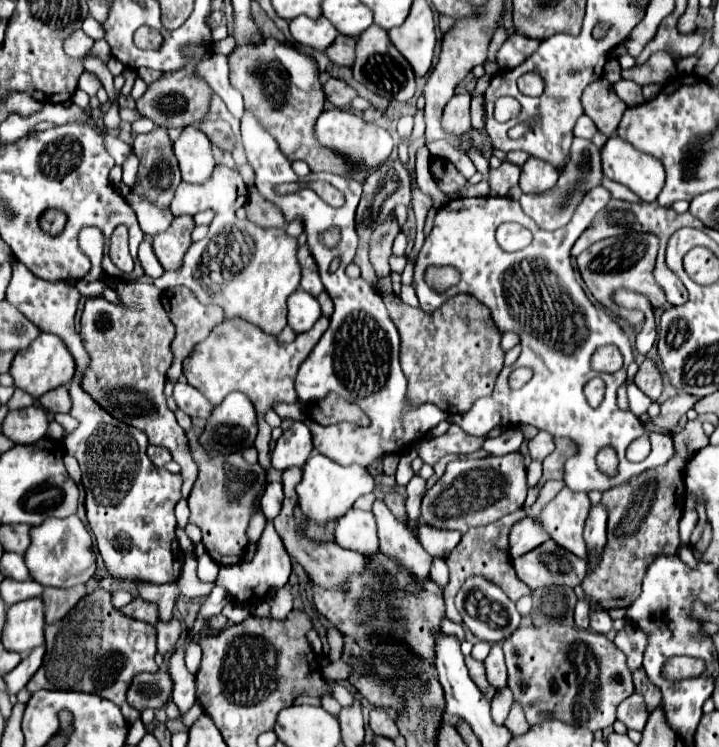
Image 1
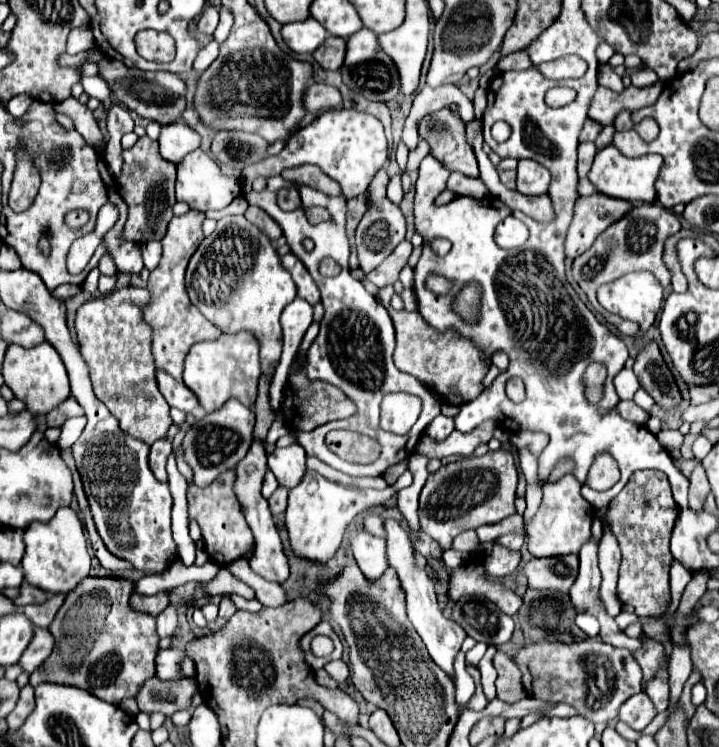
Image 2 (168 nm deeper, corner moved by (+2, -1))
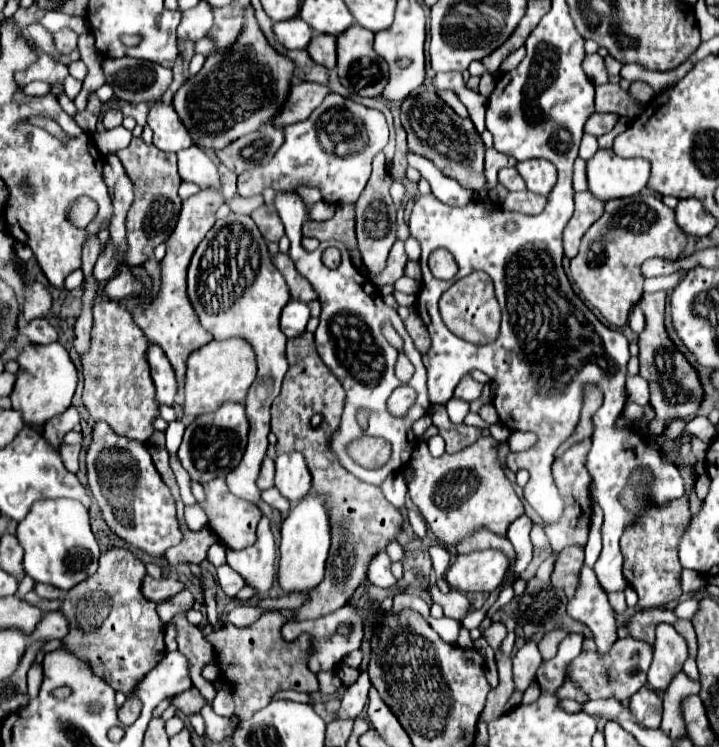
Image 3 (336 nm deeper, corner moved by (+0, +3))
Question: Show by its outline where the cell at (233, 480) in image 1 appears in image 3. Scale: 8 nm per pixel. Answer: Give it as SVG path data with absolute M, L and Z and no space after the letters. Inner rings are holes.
M215 478L215 480L207 482L203 488L205 488L205 494L207 494L207 500L201 506L207 512L209 528L225 542L227 548L231 548L231 550L249 548L255 542L255 528L259 524L259 518L263 516L261 510L251 502L243 502L241 498L235 498L227 490L225 478Z

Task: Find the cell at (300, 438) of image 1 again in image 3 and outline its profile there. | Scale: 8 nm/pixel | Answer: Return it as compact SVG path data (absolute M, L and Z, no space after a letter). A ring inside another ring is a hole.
M299 452L275 458L275 488L293 504L309 494L311 474Z

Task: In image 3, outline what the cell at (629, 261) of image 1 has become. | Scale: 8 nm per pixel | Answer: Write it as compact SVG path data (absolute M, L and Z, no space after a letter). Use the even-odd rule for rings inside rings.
M653 192L607 200L603 216L591 224L581 240L579 254L571 260L571 274L585 296L611 326L625 326L631 306L643 294L641 264L647 258L677 260L687 246L687 234L675 226L675 212Z

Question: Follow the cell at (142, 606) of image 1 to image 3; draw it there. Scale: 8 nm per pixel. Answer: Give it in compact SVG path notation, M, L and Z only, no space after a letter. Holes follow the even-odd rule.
M149 574L143 578L143 586L141 586L141 592L147 600L153 600L153 602L163 602L167 600L169 596L181 592L185 588L185 584L181 580L175 580L175 578L151 578Z

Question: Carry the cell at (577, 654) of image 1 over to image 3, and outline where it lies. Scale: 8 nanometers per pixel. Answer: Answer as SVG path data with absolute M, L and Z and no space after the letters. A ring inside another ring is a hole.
M627 636L617 640L611 652L605 656L599 656L597 652L581 652L573 662L569 662L567 672L573 678L573 682L591 696L591 700L619 698L621 702L627 702L641 686L647 684L647 670L651 666L651 660L653 644Z

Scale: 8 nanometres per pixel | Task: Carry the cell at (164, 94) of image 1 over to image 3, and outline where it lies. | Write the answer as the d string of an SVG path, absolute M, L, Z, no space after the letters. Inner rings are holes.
M105 58L103 72L115 96L127 102L157 102L173 80L169 68L137 58Z

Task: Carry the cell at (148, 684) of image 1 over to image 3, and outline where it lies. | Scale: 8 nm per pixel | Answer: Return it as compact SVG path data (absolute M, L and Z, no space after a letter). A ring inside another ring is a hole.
M191 688L187 692L181 692L179 696L175 696L175 702L173 702L173 706L179 712L183 712L185 716L197 714L205 704L207 704L207 700L201 696L201 692L197 688Z

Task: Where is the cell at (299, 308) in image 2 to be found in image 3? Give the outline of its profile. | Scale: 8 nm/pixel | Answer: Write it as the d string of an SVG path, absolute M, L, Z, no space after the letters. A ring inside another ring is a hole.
M291 300L291 302L287 302L287 306L281 312L281 332L287 338L295 338L305 332L307 320L309 320L307 304L303 304L299 300Z

